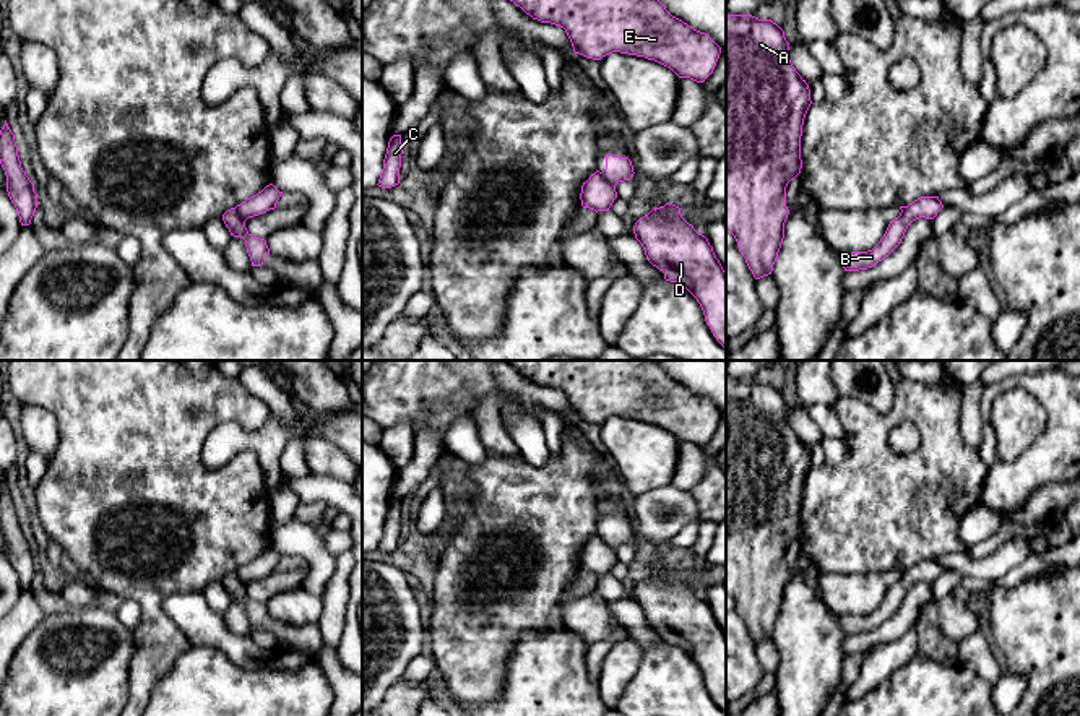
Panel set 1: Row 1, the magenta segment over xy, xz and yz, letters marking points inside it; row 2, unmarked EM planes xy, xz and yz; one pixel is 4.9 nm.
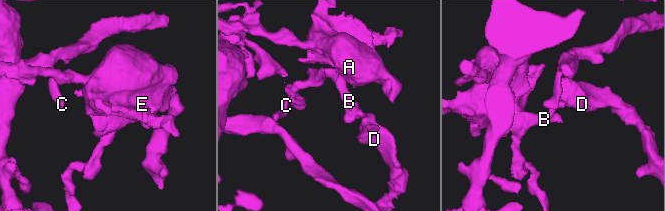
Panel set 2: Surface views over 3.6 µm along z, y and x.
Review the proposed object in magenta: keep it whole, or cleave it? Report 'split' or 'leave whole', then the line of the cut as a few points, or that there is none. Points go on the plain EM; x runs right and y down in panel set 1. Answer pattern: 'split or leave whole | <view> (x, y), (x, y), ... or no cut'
split | xz (600, 536), (614, 551)

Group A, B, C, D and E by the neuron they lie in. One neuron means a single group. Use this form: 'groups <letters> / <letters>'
groups A B E / C D

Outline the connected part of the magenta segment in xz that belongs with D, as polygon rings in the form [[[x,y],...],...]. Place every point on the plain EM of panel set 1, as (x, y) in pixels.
[[[672,567],[640,581],[633,597],[664,643],[684,649],[697,662],[713,700],[726,713],[726,635],[708,602]]]

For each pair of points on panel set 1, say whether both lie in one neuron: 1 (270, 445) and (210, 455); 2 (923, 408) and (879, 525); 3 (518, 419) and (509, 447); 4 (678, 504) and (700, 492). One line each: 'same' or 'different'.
1: same
2: same
3: different
4: different

